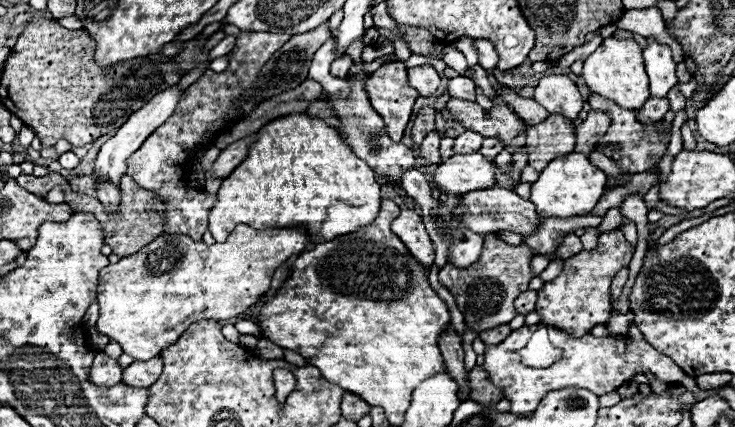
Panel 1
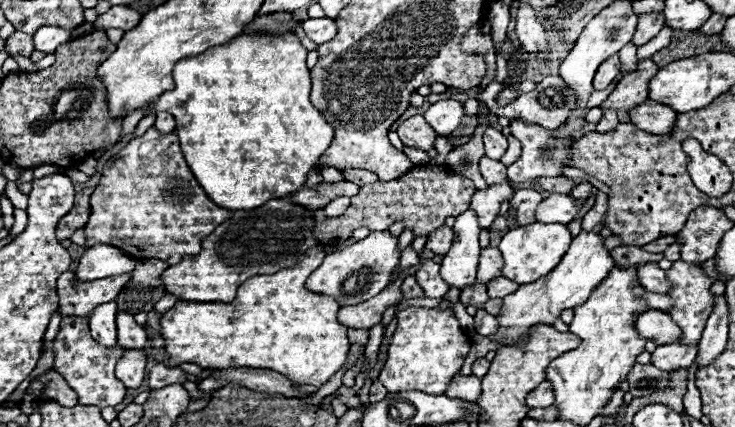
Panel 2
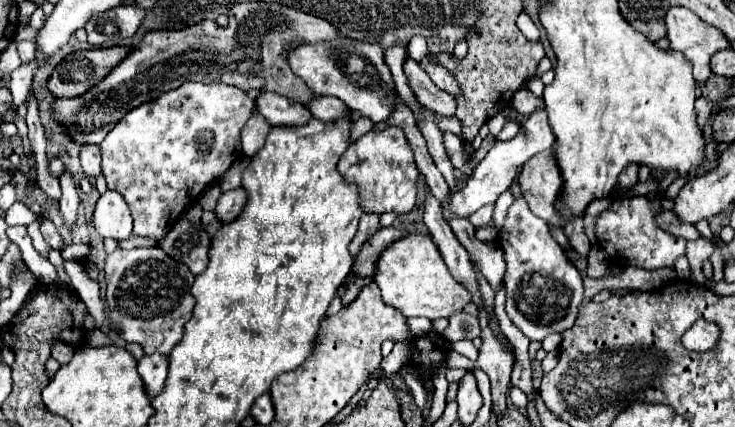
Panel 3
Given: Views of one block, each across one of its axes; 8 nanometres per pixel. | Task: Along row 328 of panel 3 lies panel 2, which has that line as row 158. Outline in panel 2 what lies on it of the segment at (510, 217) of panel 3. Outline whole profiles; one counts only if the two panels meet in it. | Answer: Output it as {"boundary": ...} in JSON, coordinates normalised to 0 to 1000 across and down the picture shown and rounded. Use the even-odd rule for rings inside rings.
{"boundary":[[[697,281],[697,319],[702,319],[710,333],[710,365],[705,370],[702,384],[691,389],[691,412],[694,426],[727,426],[729,417],[754,417],[765,407],[765,389],[773,389],[773,361],[776,361],[776,337],[762,337],[756,323],[748,319],[746,304],[737,295],[724,295],[713,290],[707,281]]]}

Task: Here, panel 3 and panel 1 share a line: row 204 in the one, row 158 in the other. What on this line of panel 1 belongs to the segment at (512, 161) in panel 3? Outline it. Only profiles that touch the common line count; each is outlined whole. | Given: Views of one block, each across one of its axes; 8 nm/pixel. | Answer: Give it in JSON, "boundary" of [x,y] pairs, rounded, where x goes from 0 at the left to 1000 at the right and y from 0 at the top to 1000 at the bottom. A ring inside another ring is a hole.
{"boundary":[[[618,361],[604,370],[590,398],[588,426],[607,454],[629,459],[645,445],[669,440],[672,431],[672,379],[656,361]]]}

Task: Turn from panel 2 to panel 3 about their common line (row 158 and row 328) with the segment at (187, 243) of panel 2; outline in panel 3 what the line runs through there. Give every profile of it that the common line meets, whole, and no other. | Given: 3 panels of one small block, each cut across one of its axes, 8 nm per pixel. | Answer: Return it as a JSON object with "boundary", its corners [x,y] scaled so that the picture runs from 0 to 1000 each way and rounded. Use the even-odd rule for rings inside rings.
{"boundary":[[[215,576],[155,585],[144,604],[144,717],[150,731],[150,763],[171,796],[193,810],[196,829],[229,834],[248,796],[250,759],[261,745],[267,703],[259,689],[264,642],[237,604],[226,600]]]}

